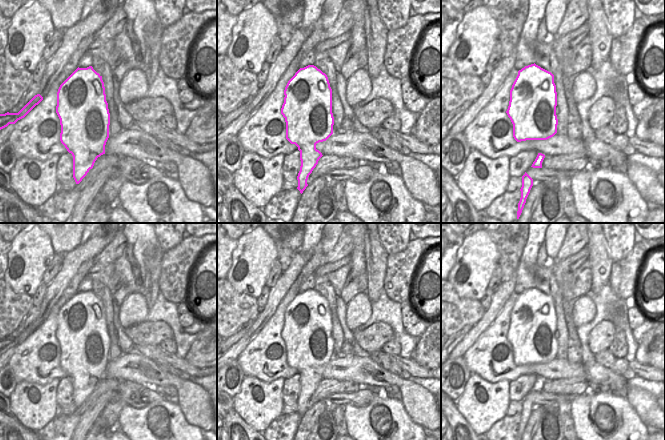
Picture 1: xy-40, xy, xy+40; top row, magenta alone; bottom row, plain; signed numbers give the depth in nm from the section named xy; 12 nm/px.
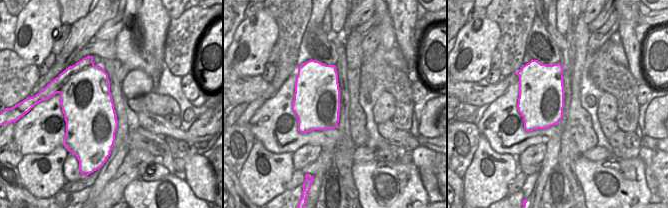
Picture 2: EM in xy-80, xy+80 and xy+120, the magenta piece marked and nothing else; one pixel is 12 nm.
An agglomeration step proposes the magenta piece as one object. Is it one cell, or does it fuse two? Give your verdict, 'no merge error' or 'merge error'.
merge error

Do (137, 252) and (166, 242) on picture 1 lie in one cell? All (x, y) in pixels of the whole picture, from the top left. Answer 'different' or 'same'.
different

